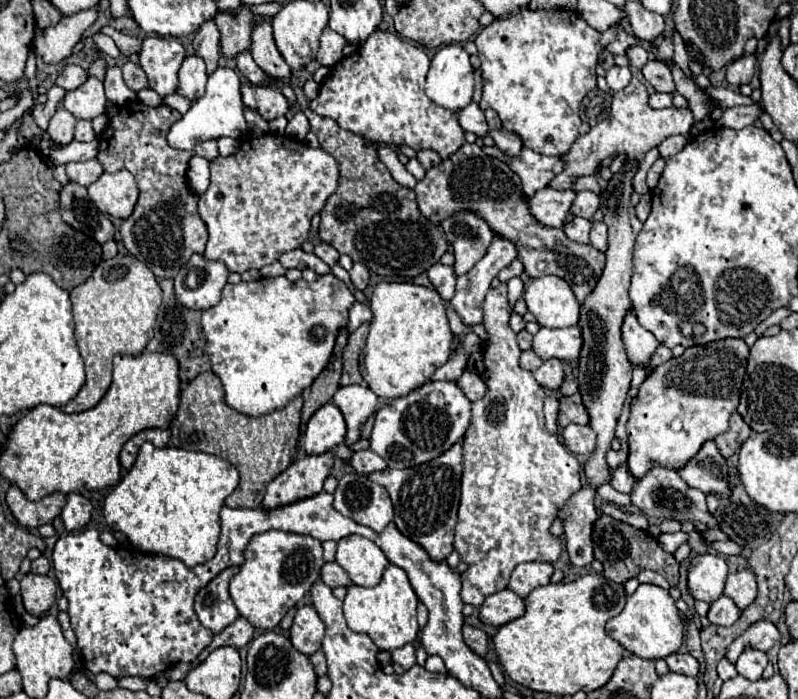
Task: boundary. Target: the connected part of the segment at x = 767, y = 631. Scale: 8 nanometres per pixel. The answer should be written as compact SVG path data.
M760 619L756 621L740 639L736 639L730 647L726 657L730 659L730 663L734 663L740 657L740 651L744 651L746 645L752 645L760 651L768 651L776 641L780 641L780 631L772 621Z

